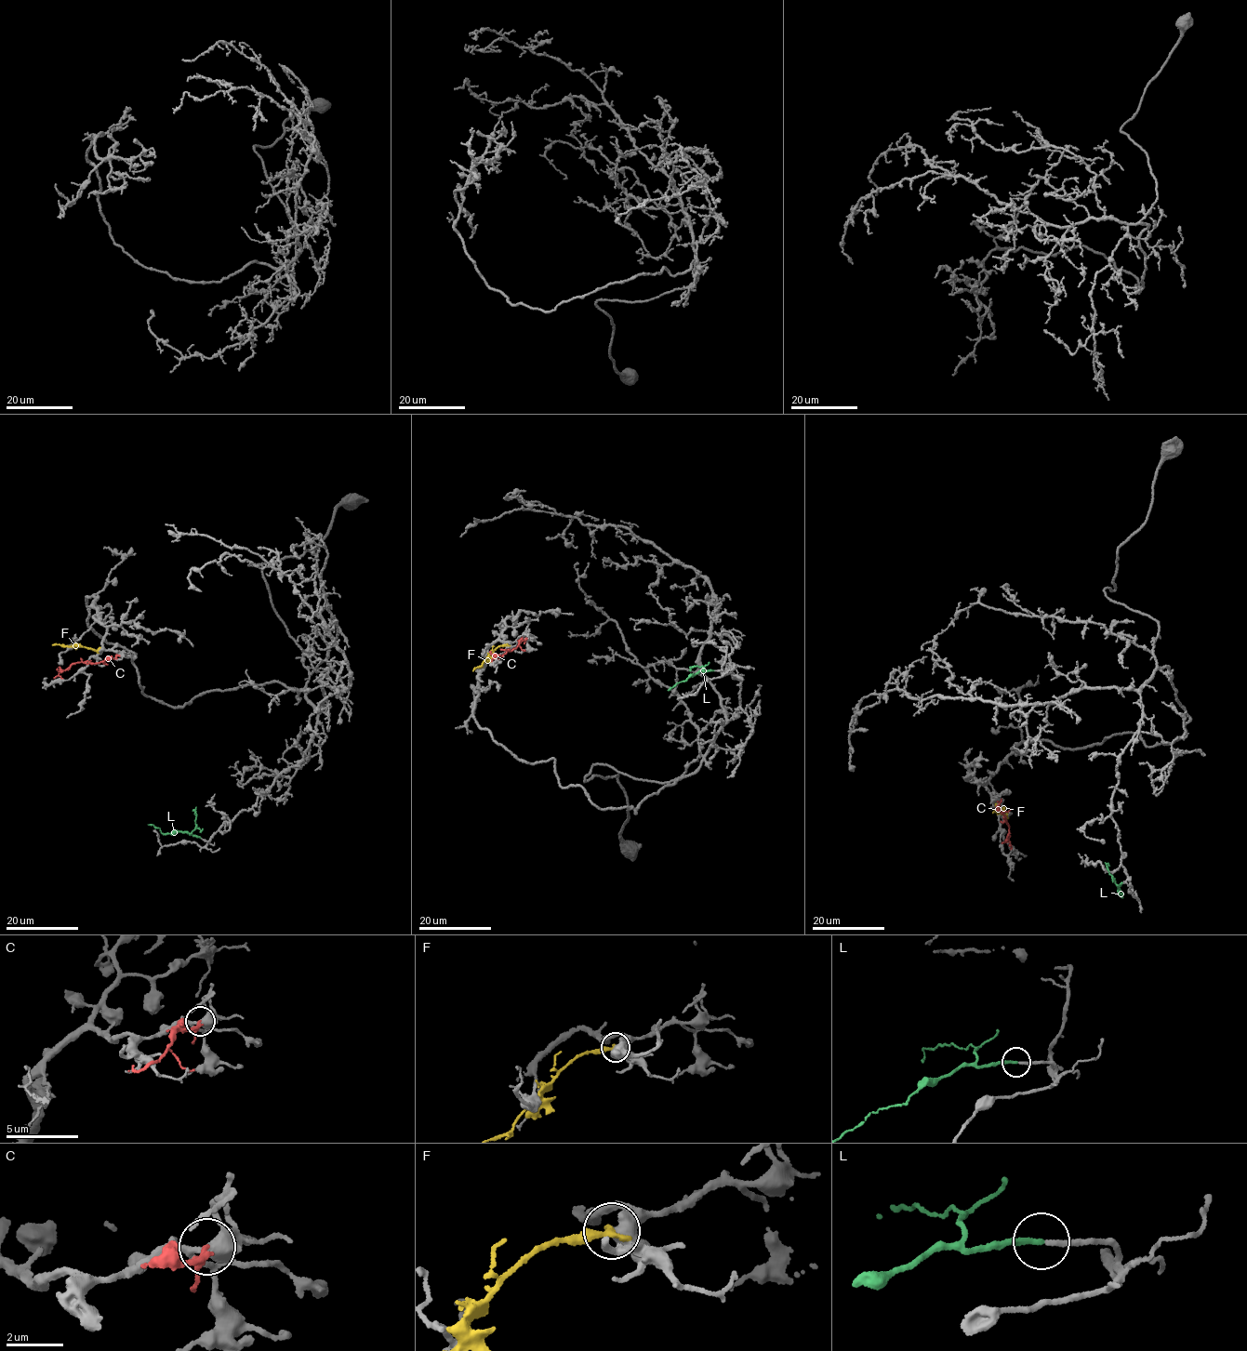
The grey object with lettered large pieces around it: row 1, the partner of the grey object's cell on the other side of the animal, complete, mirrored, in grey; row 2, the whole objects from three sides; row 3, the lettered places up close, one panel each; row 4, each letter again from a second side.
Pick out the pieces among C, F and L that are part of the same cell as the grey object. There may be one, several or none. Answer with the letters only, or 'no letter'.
L

